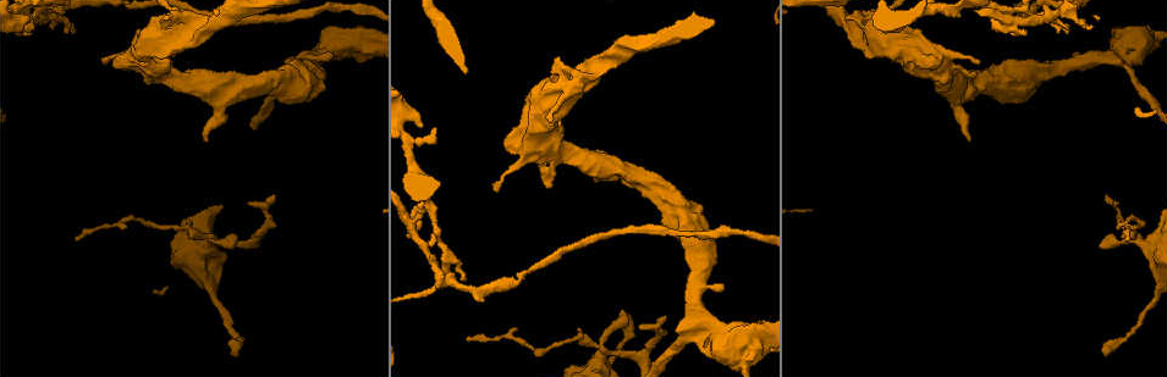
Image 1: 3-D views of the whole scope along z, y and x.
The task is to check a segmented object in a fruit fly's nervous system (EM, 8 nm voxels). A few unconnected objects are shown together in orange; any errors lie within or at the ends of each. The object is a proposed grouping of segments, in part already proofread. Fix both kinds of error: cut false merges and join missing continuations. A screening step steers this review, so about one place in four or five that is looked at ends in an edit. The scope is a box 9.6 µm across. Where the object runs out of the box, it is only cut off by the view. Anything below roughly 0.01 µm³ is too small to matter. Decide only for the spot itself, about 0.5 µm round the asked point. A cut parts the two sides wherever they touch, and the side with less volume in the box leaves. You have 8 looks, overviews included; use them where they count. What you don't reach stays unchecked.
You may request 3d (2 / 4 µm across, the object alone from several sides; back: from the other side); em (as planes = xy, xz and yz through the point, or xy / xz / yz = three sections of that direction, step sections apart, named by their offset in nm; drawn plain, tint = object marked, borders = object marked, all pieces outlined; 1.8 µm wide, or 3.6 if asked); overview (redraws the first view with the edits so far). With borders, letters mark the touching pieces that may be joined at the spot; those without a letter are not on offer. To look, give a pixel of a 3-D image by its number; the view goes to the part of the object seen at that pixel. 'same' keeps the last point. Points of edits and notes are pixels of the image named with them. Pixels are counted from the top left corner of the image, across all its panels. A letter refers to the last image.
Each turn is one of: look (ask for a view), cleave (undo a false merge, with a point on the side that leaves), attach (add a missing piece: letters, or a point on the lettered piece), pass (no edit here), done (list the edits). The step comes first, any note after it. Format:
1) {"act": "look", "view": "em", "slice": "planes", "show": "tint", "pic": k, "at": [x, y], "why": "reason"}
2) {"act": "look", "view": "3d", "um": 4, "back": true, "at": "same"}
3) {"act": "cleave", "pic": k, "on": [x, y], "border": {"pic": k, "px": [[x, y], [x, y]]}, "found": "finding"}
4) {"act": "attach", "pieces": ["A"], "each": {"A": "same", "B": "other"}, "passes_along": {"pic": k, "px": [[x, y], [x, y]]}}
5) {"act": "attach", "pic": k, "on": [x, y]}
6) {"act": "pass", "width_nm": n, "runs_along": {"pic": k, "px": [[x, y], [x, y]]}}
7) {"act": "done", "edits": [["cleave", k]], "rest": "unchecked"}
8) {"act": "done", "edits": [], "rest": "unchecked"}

{"act": "look", "view": "em", "um": 3.6, "slice": "planes", "show": "borders", "pic": 1, "at": [952, 68], "why": "thin arm on a thick one"}

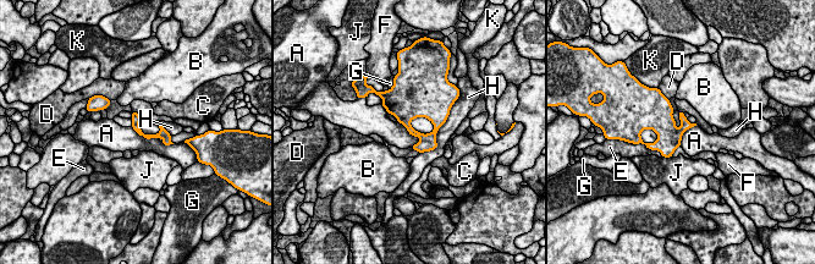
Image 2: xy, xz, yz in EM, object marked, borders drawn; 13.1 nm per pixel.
{"act": "pass", "each": {"A": "other", "B": "other", "C": "other", "D": "other", "E": "other", "F": "other", "G": "other", "H": "other", "J": "other", "K": "other"}, "border": {"pic": 2, "px": [[398, 121], [422, 141]]}, "found": "continuous, no second neuron"}

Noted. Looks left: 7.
{"act": "look", "view": "em", "slice": "planes", "show": "tint", "pic": 1, "at": [183, 25], "why": "abrupt turn"}

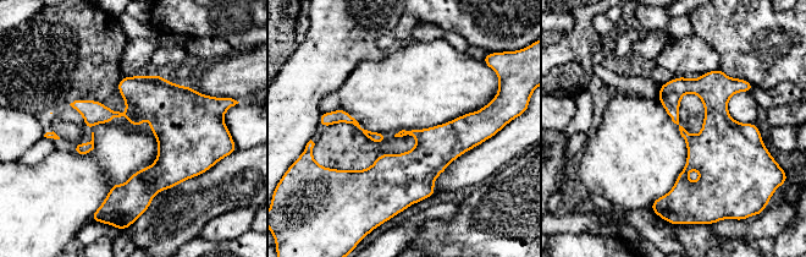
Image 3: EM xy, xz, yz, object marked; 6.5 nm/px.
{"act": "look", "view": "em", "slice": "planes", "show": "borders", "at": "same"}

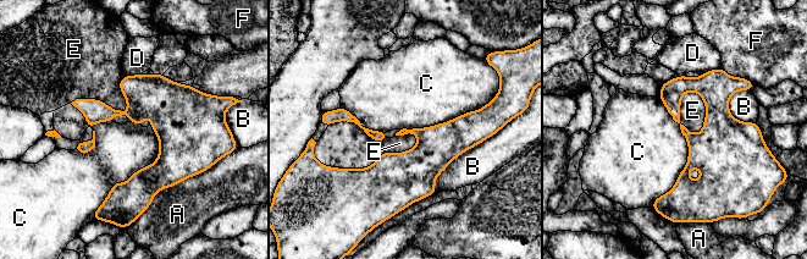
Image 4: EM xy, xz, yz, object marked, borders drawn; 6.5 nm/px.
{"act": "pass", "longest_contact_nm": ["C", 750], "each": {"A": "other", "B": "other", "C": "other", "D": "other", "E": "other", "F": "other"}, "runs_along": {"pic": 4, "px": [[479, 121], [410, 175], [348, 171]]}, "found": "all the same neuron"}

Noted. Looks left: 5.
{"act": "look", "view": "em", "um": 3.6, "slice": "yz", "step": 8, "show": "tint", "pic": 1, "at": [738, 352], "why": "sudden change in width"}

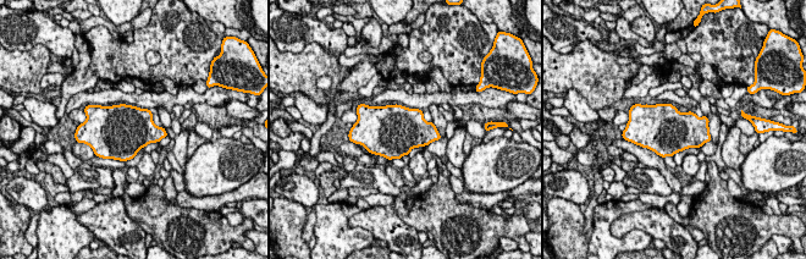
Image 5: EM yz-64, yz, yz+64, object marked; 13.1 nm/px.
{"act": "look", "view": "em", "um": 3.6, "slice": "planes", "show": "borders", "at": "same", "why": "cut it another way"}

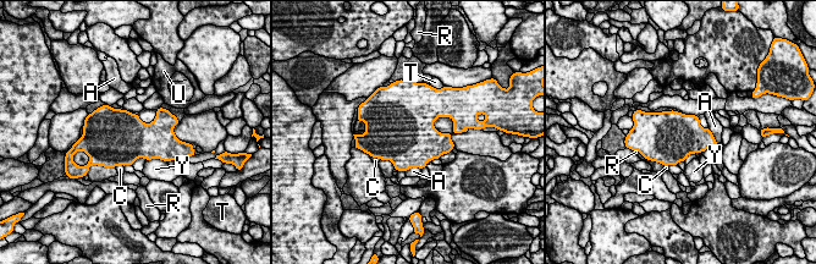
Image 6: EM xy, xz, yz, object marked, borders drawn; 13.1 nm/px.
{"act": "pass", "each": {"A": "other", "C": "other", "R": "other", "T": "other", "U": "other", "Y": "other"}, "border": {"pic": 6, "px": [[145, 159], [163, 159], [166, 161]]}, "found": "all the same neuron"}

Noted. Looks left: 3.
{"act": "done", "edits": [], "rest": "unchecked"}

